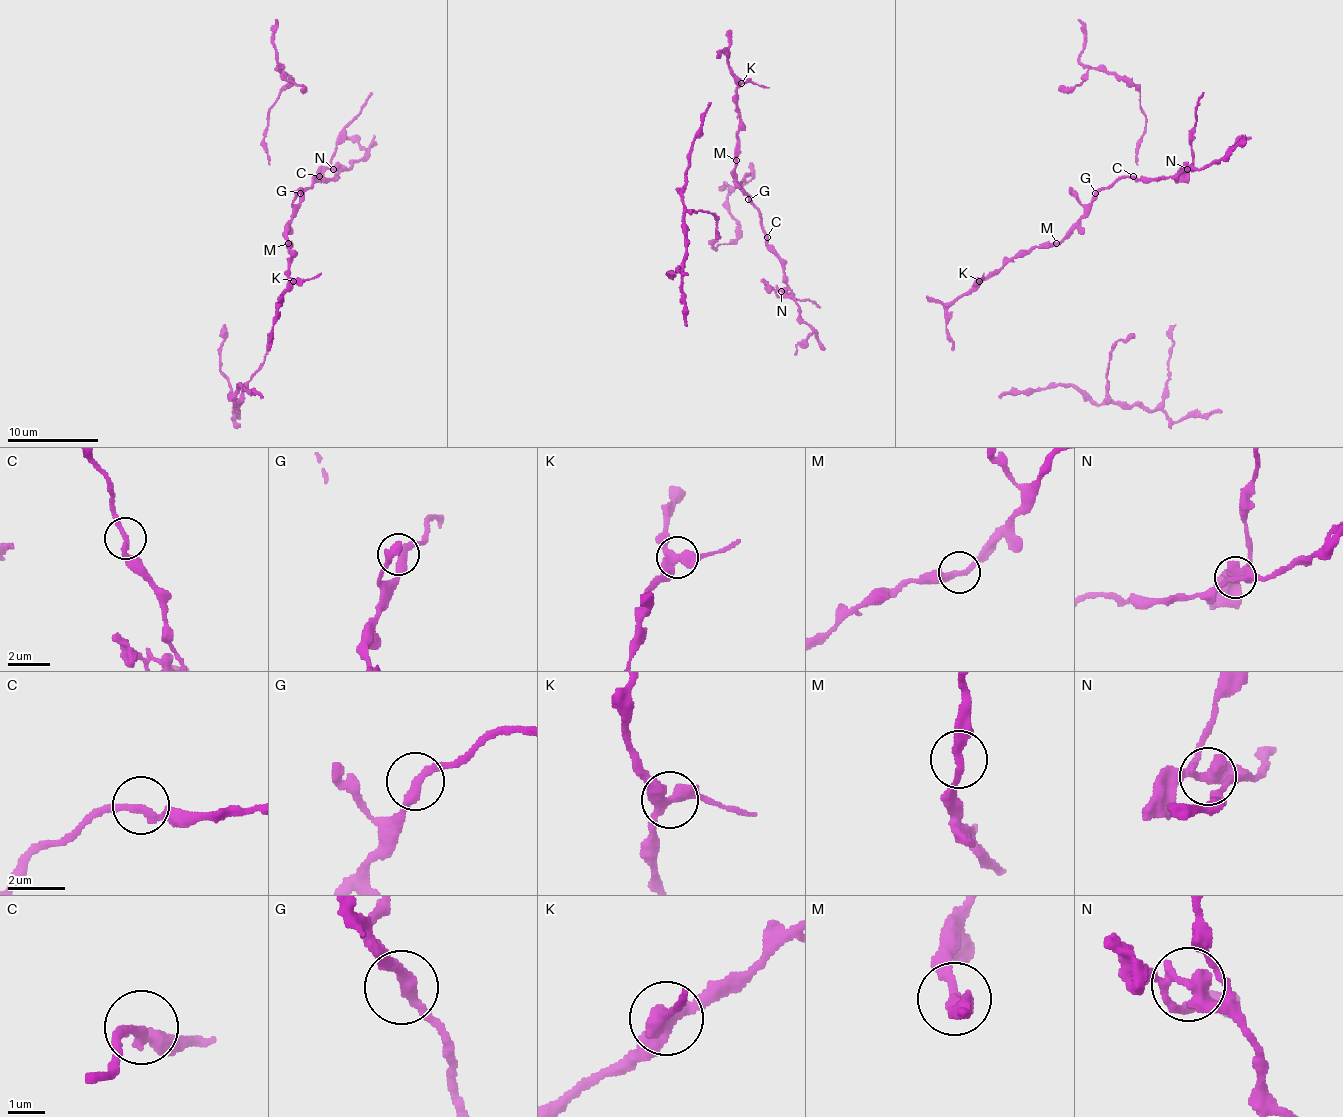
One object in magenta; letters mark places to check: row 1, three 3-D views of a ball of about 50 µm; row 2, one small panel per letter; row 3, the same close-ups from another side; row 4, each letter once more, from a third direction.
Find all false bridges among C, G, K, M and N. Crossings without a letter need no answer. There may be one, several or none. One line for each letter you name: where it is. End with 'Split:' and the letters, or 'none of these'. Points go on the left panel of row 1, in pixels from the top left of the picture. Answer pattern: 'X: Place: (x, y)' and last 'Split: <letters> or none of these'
N: Place: (333, 169)
Split: N

